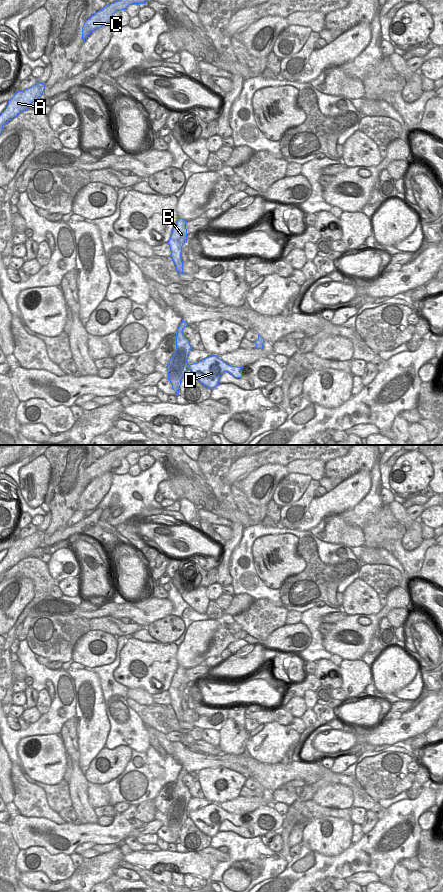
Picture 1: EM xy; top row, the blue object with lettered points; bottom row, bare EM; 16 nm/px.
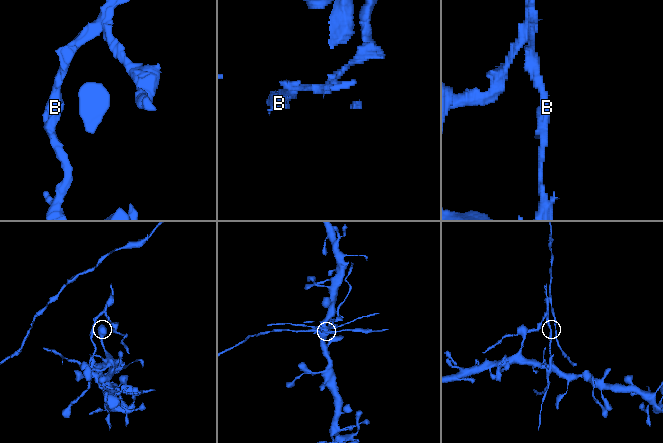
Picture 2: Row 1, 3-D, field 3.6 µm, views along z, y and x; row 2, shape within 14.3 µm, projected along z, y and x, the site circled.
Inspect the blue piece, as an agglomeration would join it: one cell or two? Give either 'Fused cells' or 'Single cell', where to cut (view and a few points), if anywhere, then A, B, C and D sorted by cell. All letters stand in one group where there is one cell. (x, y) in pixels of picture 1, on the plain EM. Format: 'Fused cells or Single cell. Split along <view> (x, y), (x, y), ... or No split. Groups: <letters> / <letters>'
Fused cells. Split along xy (188, 813), (189, 816). Groups: A C D / B.

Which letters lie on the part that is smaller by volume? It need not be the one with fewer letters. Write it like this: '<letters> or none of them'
B

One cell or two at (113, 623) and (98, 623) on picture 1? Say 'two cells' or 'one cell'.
one cell

